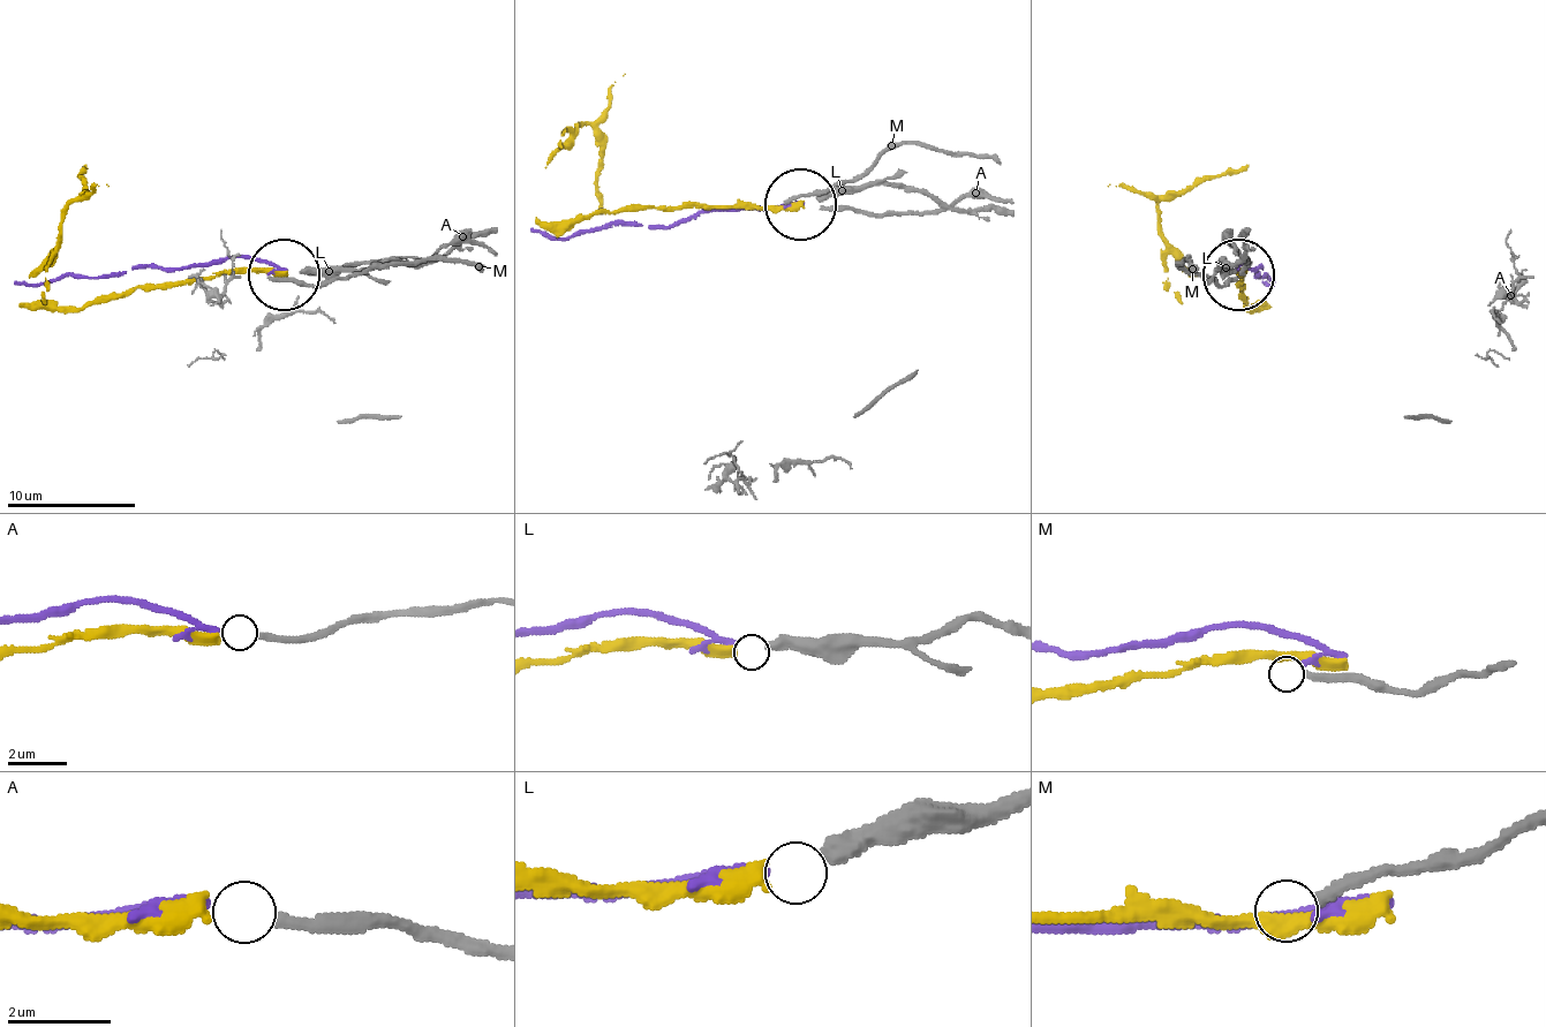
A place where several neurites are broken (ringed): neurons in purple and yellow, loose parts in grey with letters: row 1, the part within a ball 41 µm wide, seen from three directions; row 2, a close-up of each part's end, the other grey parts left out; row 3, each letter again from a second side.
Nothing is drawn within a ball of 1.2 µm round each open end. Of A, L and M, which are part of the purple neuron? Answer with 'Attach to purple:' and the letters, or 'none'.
Attach to purple: A

